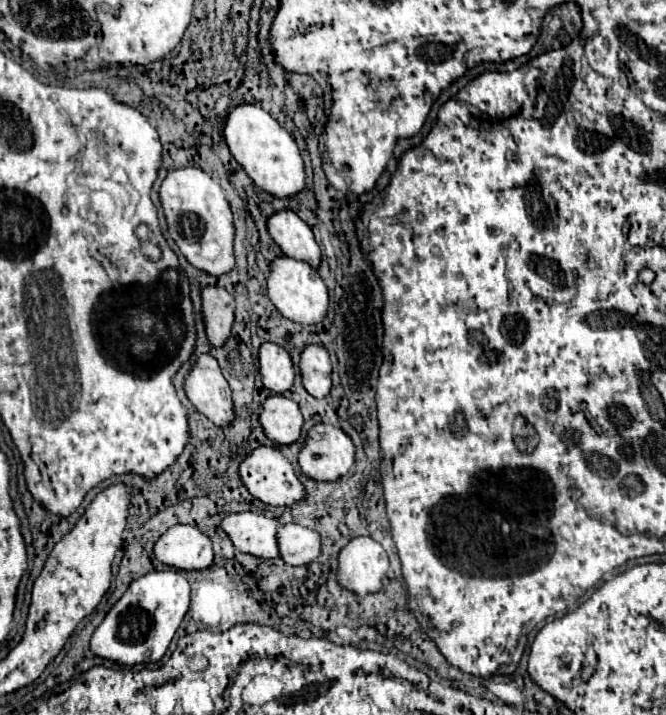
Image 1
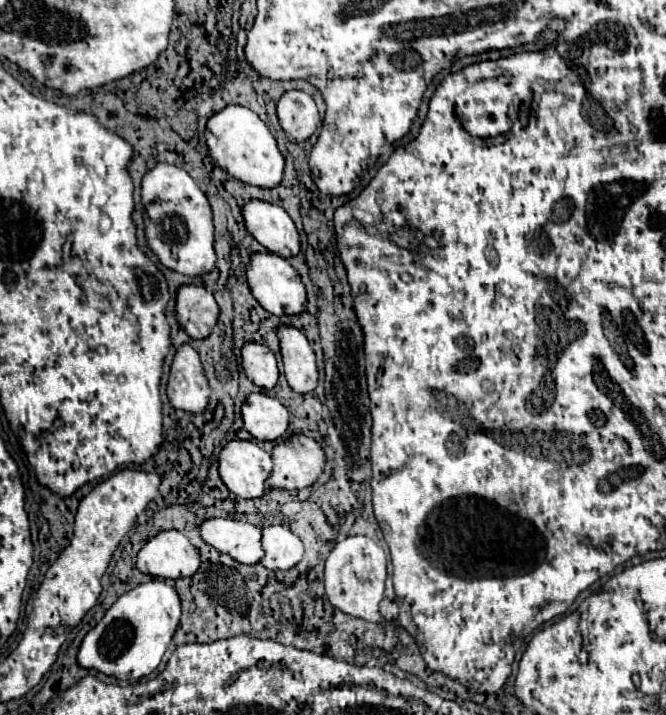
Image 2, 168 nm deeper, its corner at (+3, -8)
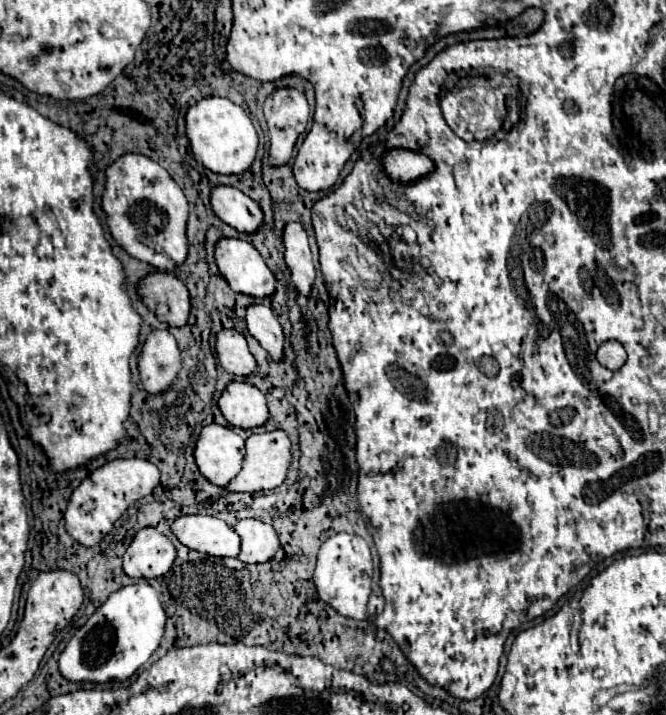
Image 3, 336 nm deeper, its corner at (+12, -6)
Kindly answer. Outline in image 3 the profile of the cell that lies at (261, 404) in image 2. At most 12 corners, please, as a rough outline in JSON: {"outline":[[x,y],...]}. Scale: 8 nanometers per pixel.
{"outline":[[245,381],[227,385],[219,409],[233,427],[269,419],[265,395]]}

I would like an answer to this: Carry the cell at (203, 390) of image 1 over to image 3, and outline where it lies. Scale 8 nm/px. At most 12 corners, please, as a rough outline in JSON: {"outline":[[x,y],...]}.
{"outline":[[153,331],[139,357],[143,387],[165,393],[181,371],[169,331]]}

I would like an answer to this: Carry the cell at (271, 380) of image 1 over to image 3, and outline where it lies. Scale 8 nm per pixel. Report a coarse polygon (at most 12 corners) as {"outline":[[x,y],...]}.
{"outline":[[217,333],[217,359],[227,373],[249,377],[257,369],[245,337]]}

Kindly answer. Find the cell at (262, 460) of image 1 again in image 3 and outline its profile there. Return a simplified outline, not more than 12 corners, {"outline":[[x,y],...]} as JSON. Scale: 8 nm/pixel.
{"outline":[[207,425],[195,445],[199,471],[227,487],[243,467],[245,439]]}

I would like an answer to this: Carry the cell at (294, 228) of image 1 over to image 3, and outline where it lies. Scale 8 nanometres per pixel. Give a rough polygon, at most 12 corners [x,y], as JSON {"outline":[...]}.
{"outline":[[215,187],[221,221],[247,235],[265,223],[261,205],[235,187]]}

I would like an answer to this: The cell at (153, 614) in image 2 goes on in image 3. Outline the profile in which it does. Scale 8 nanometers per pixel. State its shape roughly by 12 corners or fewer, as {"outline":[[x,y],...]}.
{"outline":[[149,583],[121,587],[69,639],[69,681],[125,681],[167,615]]}

